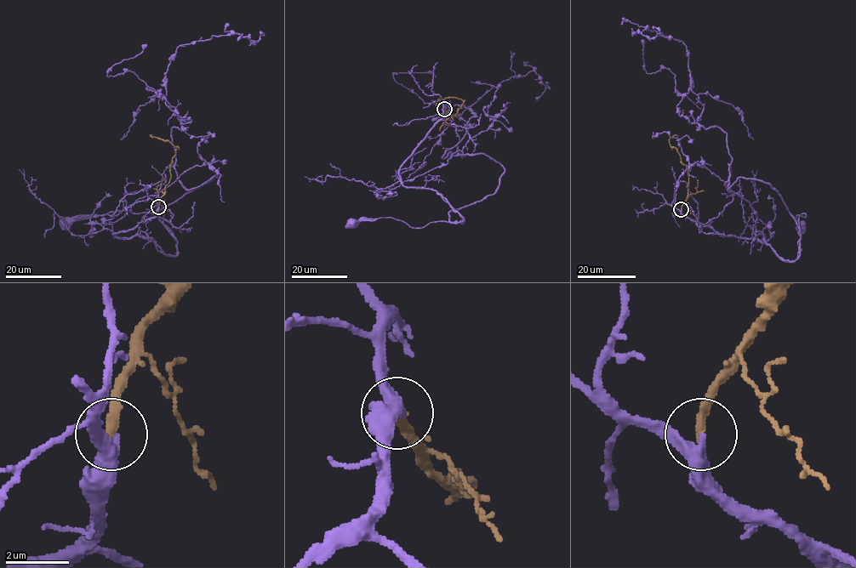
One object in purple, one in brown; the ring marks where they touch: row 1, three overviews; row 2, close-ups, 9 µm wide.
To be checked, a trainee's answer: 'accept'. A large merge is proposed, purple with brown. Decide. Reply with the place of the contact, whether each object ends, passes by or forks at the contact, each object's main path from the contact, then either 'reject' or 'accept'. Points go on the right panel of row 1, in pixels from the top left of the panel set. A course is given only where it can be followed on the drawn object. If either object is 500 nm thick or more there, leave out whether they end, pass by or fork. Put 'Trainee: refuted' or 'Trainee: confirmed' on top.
Trainee: confirmed
at (681, 209); purple passes by; brown ends there; purple runs (681, 209), (719, 233), (764, 241), (784, 260), (796, 258), (799, 219), (805, 213), (796, 217), (801, 226); brown runs (681, 209), (687, 196), (688, 174), (677, 150), (671, 147), (669, 141), (670, 137), (678, 136); accept

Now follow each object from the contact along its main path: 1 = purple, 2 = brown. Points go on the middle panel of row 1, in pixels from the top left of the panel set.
1: (444, 109), (400, 169), (400, 181), (434, 190), (463, 221), (421, 228), (392, 218), (353, 224)
2: (444, 109), (449, 116), (456, 116), (463, 101), (454, 97), (439, 99), (436, 106)

